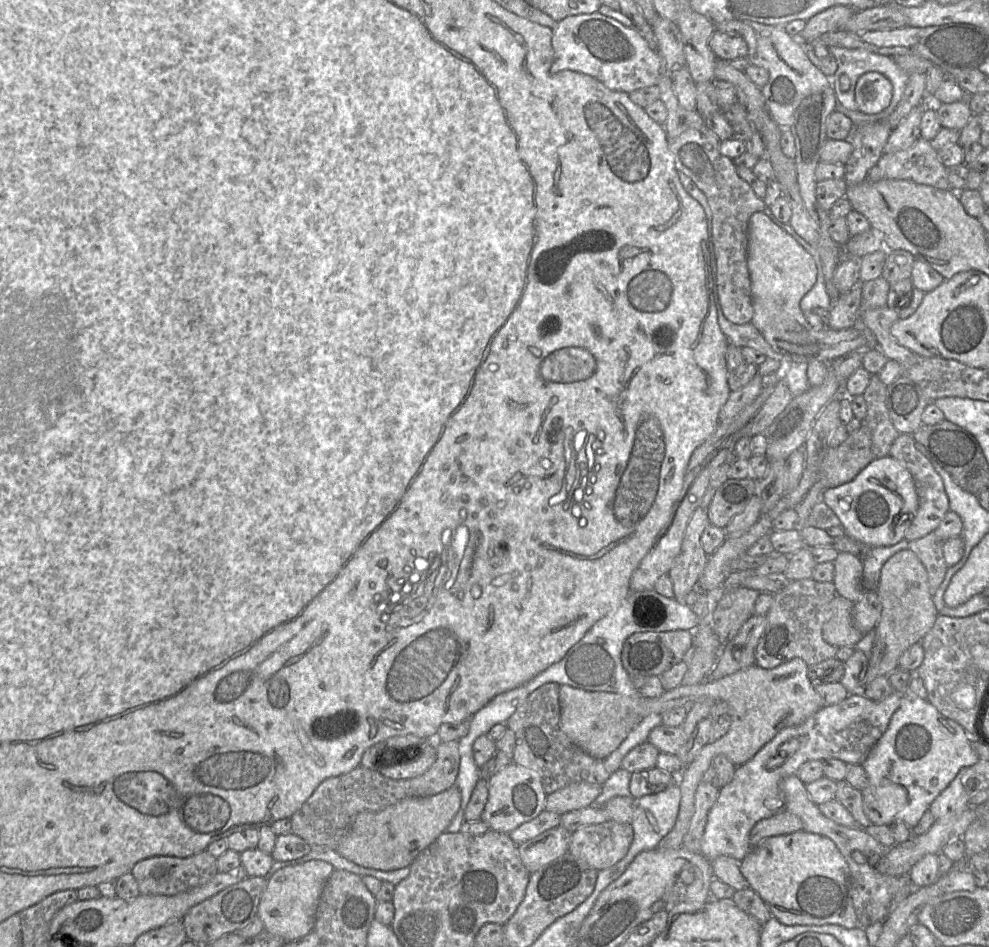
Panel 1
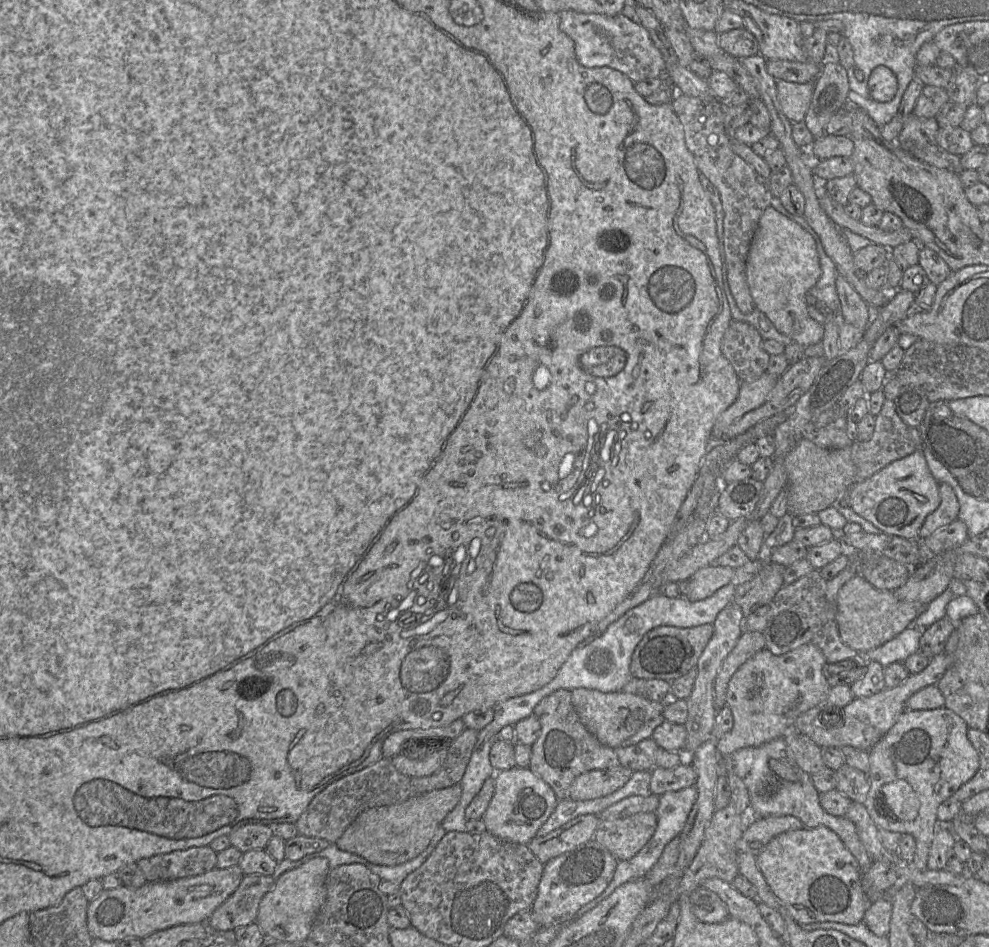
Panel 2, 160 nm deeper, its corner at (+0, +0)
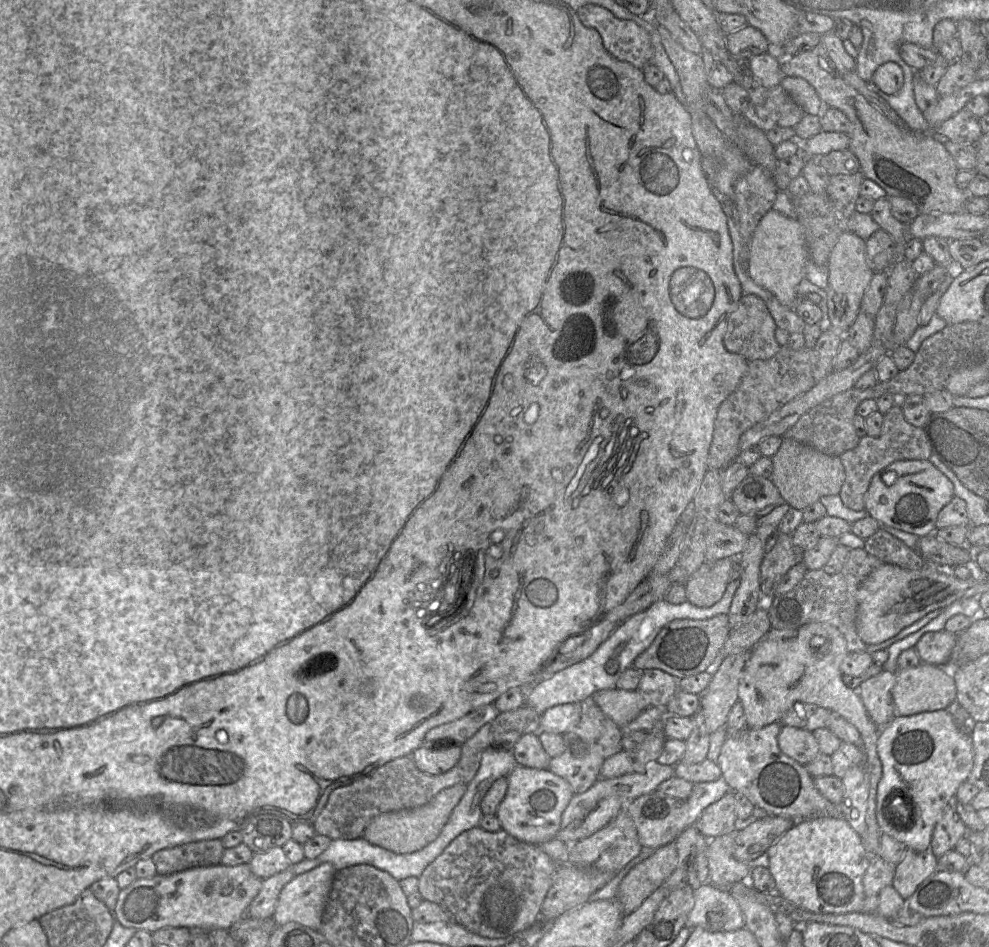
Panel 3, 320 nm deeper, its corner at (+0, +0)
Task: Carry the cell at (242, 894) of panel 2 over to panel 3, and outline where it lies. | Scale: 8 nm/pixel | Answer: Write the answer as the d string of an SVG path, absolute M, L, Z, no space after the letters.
M287 869L262 881L262 887L249 905L246 917L255 919L270 918L273 916L279 894L295 874Z

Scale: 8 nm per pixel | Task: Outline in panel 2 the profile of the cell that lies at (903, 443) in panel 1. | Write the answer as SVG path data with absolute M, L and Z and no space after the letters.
M939 483L940 504L929 514L923 522L918 535L918 540L923 541L938 529L958 519L959 502L950 485Z

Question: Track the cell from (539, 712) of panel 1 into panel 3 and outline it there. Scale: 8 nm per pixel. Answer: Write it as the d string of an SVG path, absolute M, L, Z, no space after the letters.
M591 697L579 704L581 716L578 724L562 734L564 750L560 755L552 757L547 767L554 774L564 778L574 794L585 792L599 779L604 761L623 750L621 739L624 734L623 729L607 717Z

